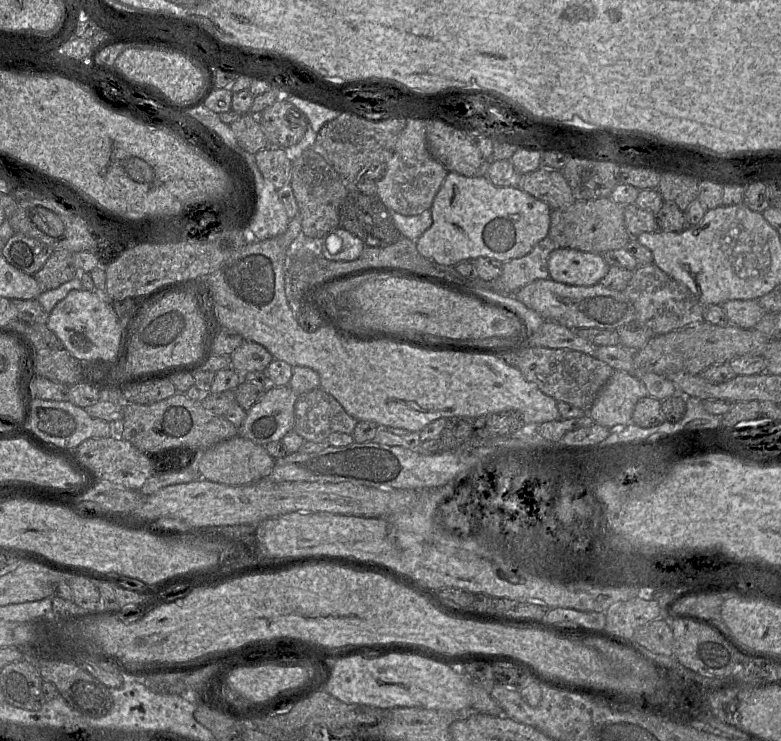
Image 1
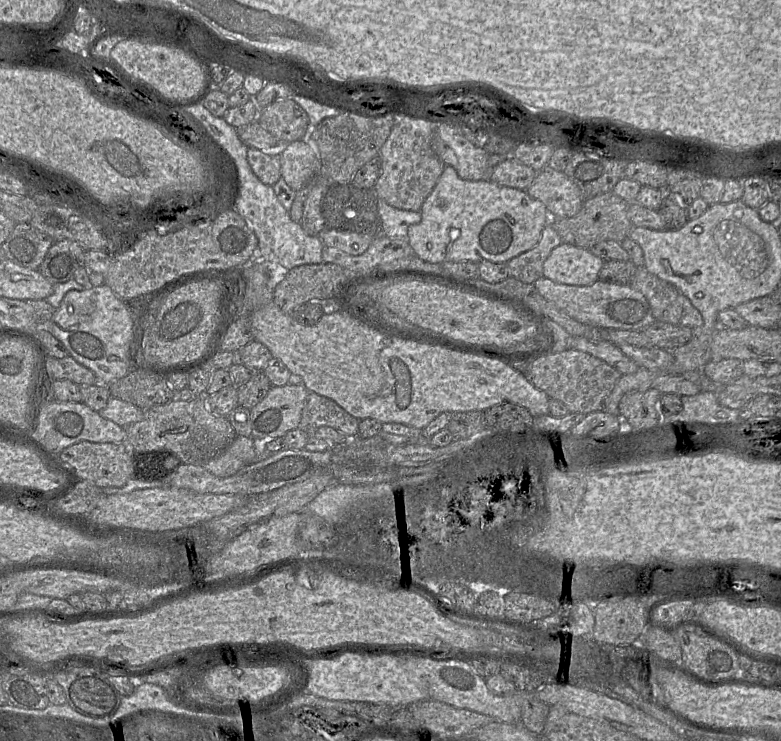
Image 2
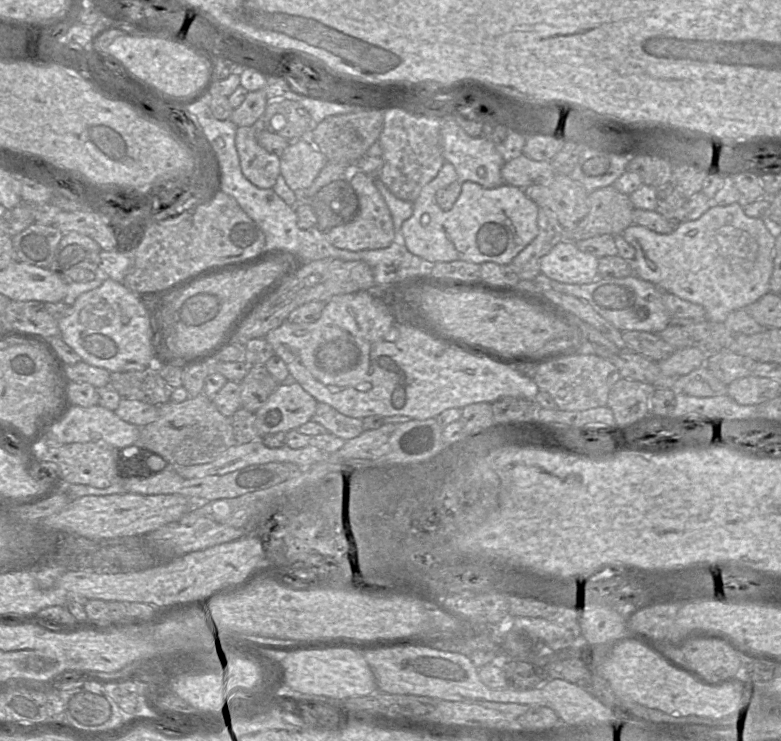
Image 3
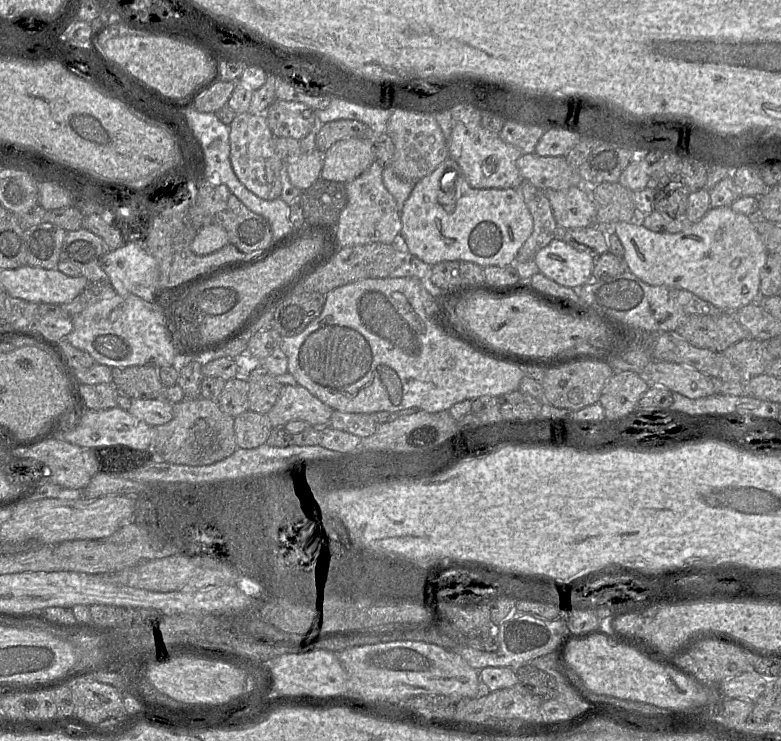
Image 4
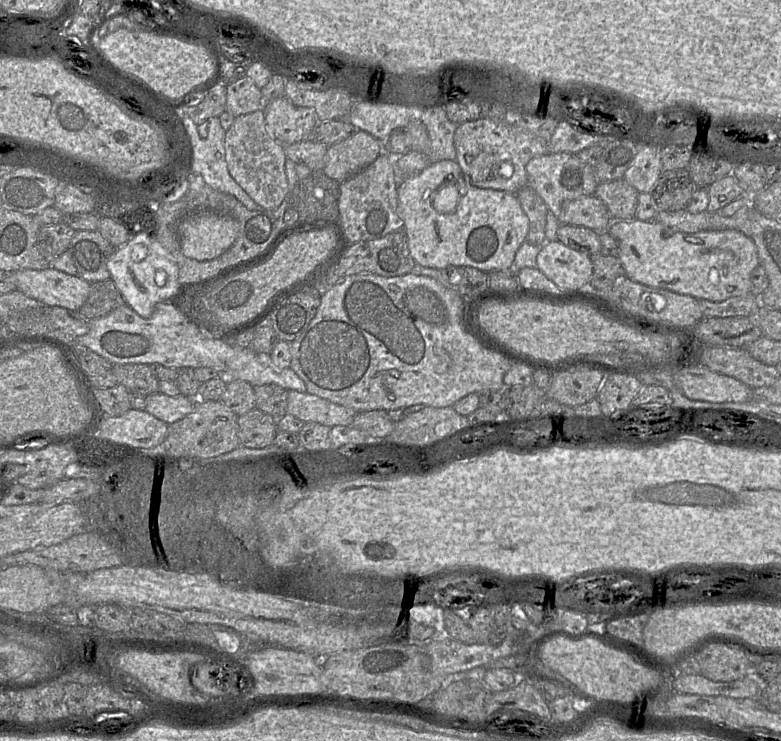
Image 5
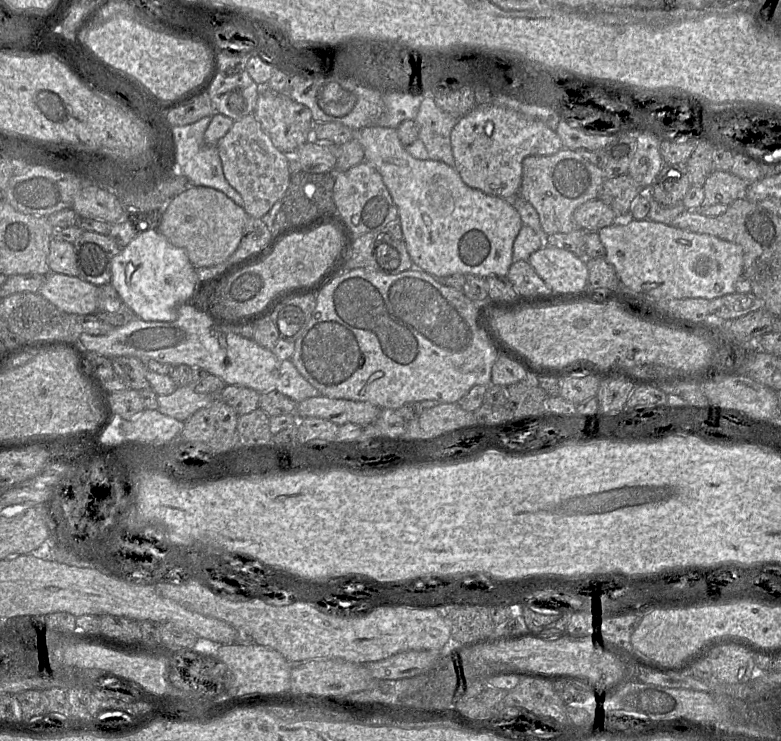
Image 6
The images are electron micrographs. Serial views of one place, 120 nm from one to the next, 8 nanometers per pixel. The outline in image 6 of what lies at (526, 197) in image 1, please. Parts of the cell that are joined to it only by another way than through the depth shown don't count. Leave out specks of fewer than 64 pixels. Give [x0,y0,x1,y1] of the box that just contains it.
[354,126,522,278]

